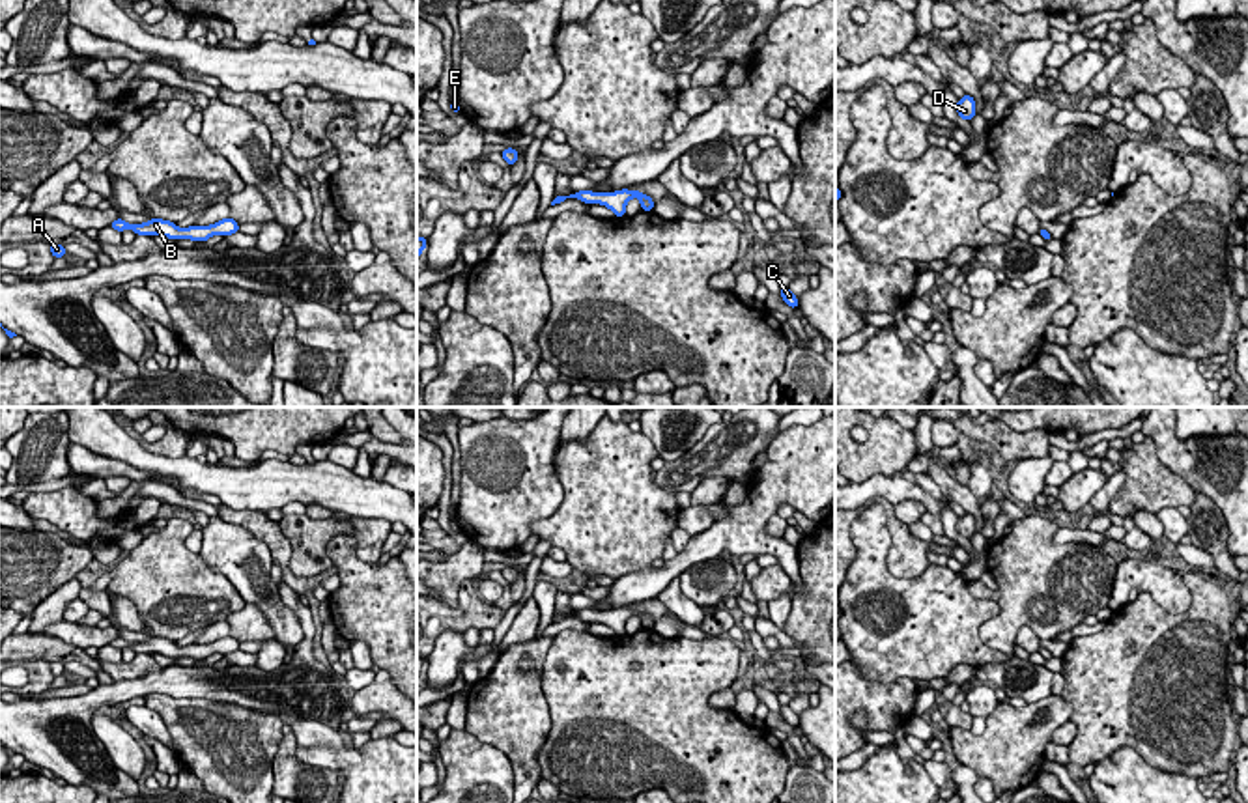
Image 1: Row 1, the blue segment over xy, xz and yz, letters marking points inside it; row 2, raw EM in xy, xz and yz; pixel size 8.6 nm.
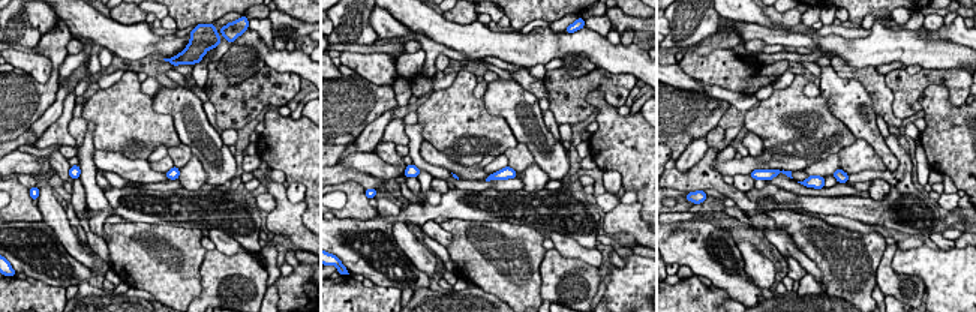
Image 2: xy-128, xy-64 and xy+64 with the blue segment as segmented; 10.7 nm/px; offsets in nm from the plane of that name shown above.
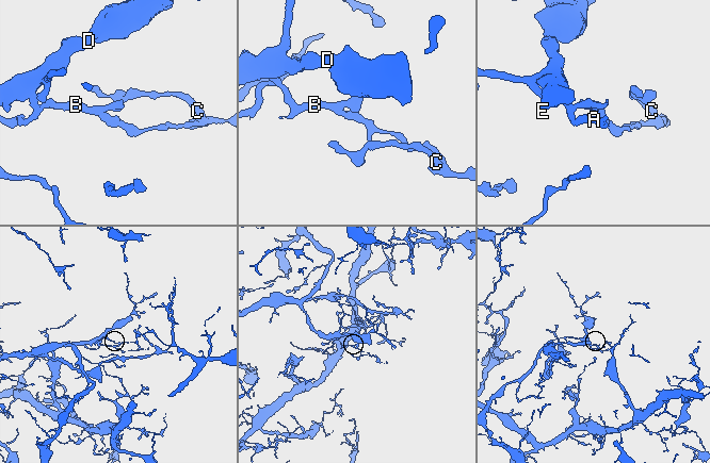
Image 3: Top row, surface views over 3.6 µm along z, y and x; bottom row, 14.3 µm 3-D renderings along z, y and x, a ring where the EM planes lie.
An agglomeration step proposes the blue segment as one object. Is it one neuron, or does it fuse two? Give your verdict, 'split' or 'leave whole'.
leave whole

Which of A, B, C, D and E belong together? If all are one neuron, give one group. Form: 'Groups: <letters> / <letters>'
Groups: A B C D E

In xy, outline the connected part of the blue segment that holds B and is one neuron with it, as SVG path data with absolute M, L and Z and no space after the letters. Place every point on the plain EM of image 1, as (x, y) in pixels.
M116 637L110 646L123 650L123 648L133 648L136 654L164 654L172 659L176 657L191 657L191 659L207 659L211 654L232 654L239 650L239 642L234 637L222 637L211 644L189 644L189 646L177 646L170 639L163 637L151 637L144 642L127 642L121 637Z

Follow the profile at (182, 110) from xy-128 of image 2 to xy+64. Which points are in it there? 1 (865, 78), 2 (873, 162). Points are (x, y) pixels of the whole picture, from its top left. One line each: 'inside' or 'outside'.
1: outside
2: outside

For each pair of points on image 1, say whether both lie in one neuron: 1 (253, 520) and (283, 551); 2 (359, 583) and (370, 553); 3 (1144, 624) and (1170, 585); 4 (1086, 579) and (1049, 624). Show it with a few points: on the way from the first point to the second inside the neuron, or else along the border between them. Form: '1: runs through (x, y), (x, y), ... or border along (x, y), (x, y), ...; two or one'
1: runs through (260, 527), (277, 544); one
2: border along (324, 551), (352, 536), (374, 564); two
3: border along (1138, 591), (1170, 613), (1192, 604); two
4: runs through (1075, 591), (1052, 613); one

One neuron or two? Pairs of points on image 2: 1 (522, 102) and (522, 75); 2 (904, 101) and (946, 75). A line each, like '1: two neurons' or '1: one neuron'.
1: two neurons
2: one neuron

